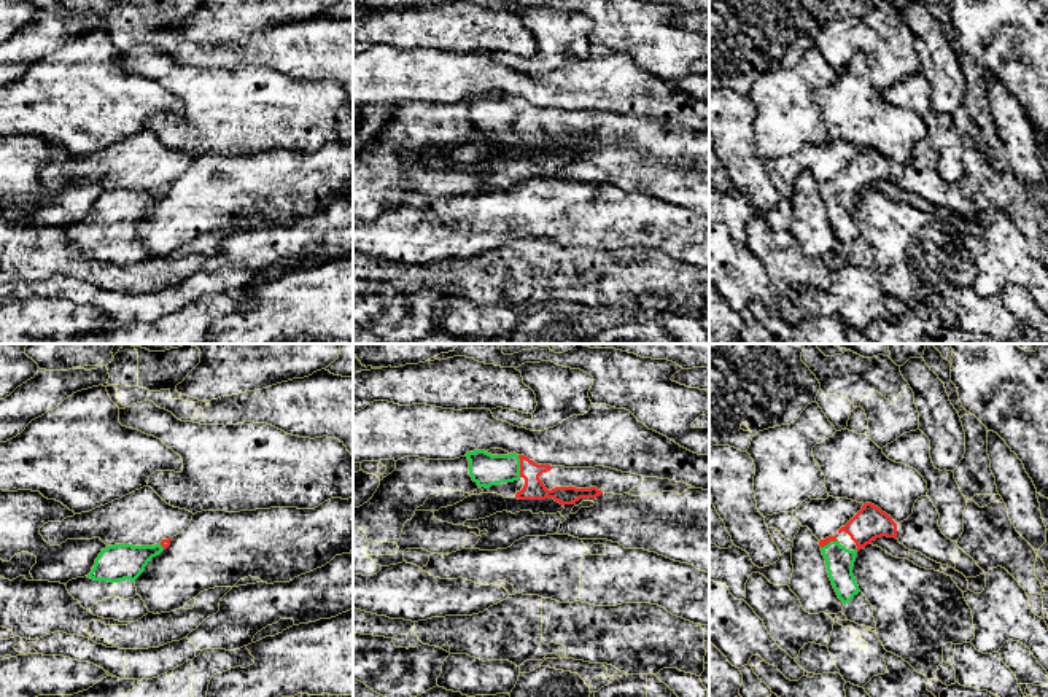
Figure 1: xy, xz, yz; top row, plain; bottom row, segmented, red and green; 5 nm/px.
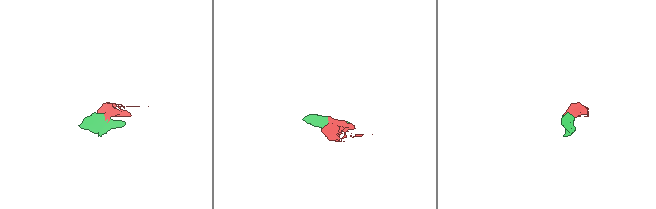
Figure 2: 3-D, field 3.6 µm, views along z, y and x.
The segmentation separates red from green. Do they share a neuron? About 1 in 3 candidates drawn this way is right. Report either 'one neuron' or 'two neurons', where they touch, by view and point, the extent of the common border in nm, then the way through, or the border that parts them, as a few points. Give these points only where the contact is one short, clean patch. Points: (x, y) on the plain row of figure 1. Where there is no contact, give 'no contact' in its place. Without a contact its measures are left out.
one neuron | xz (520, 110) | 110 nm | across xz (533, 132), (531, 121), (520, 110), (487, 113)

